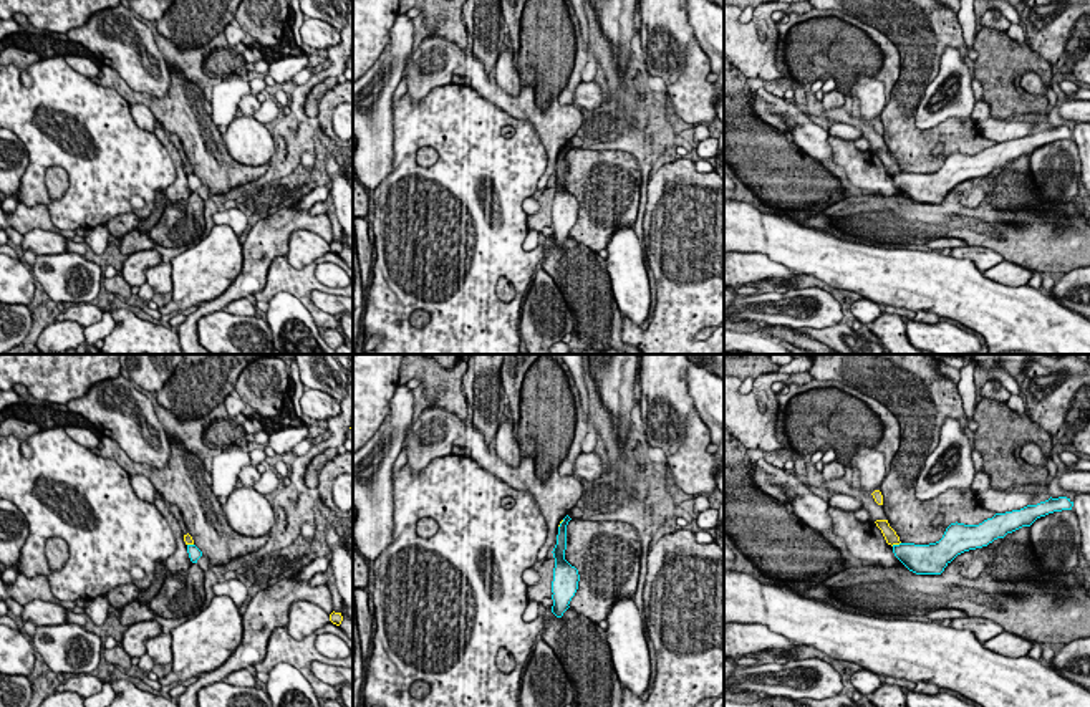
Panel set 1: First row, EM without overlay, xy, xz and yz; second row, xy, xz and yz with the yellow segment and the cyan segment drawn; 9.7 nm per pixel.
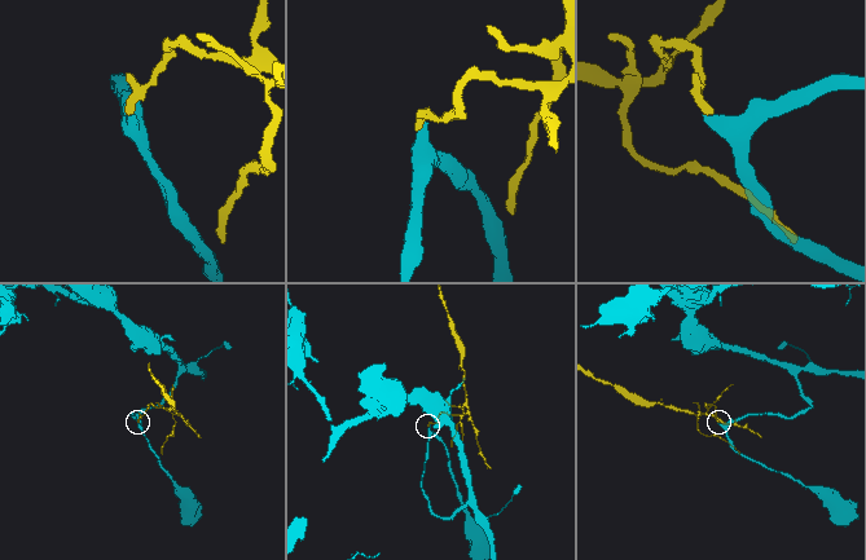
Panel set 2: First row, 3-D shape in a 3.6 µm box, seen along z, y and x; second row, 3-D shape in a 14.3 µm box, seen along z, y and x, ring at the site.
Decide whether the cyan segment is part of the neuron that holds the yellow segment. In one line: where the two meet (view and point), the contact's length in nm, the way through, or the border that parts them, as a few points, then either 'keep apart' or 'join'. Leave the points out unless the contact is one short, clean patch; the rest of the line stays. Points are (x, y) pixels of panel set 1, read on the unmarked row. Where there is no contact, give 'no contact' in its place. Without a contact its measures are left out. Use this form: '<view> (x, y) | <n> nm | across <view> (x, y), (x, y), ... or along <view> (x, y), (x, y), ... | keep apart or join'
yz (895, 173) | 100 nm | along yz (900, 171), (892, 174) | keep apart

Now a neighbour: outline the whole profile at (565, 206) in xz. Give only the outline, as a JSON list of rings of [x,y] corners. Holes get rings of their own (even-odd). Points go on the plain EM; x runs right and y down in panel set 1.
[[[567,144],[558,156],[557,174],[553,177],[555,197],[552,210],[552,242],[557,247],[562,247],[563,242],[570,237],[570,230],[578,219],[580,204],[575,195],[565,189],[567,179],[567,154],[572,147]]]

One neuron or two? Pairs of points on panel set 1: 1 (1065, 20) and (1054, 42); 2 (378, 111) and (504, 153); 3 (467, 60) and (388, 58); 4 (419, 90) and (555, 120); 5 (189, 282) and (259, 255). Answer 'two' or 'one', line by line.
1: one
2: two
3: two
4: one
5: two

